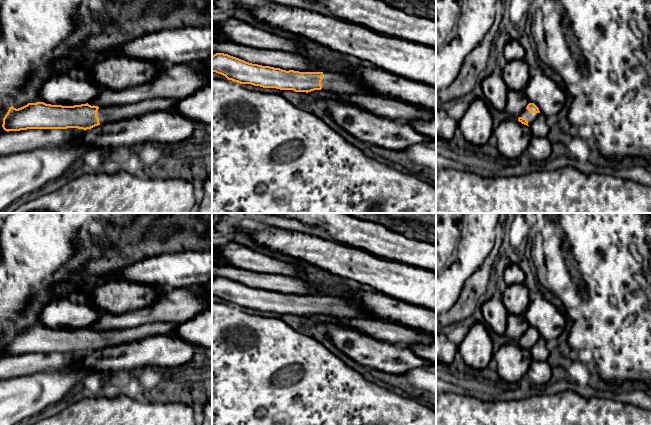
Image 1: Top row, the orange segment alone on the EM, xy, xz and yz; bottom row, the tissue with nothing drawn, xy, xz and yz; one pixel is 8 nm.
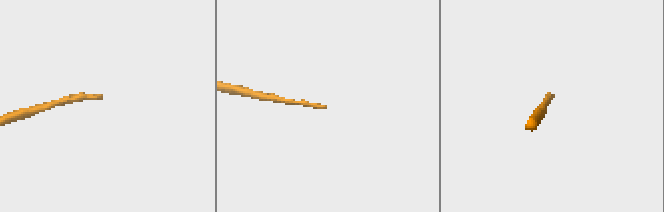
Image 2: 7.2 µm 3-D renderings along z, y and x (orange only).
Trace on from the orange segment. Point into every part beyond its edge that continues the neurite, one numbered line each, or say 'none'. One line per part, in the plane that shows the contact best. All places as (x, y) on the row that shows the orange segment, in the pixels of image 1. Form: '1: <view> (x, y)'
1: xy (106, 114)

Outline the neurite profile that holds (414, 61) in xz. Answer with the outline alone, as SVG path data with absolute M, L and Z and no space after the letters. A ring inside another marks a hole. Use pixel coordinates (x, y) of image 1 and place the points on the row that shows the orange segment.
M261 2L258 6L249 6L249 10L259 22L298 34L336 52L354 56L363 63L370 63L392 74L436 87L436 48L390 37L336 16L327 16L289 5Z

